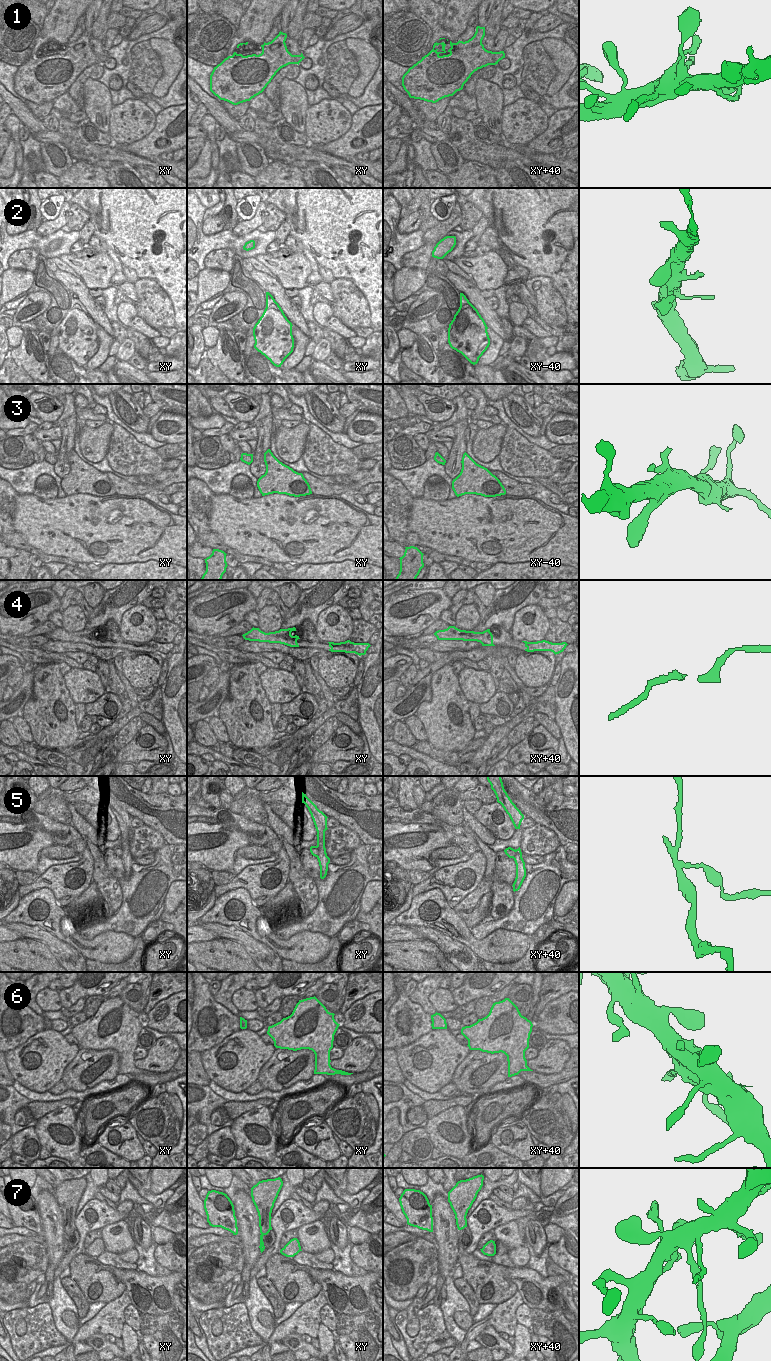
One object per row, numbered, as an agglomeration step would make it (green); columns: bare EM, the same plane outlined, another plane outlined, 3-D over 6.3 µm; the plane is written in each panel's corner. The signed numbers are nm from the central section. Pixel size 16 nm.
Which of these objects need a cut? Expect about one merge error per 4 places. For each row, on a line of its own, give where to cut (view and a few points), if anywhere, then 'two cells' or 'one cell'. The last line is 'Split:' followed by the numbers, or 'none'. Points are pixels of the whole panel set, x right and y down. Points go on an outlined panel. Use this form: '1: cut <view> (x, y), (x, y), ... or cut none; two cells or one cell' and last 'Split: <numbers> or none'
1: cut none; one cell
2: cut xy (267, 292), (272, 299), (271, 307), (276, 310); two cells
3: cut none; one cell
4: cut none; one cell
5: cut xy (317, 845), (317, 857); two cells
6: cut none; one cell
7: cut none; one cell
Split: 2, 5

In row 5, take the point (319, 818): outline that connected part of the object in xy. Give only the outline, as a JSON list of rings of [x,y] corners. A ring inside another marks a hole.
[[[302,792],[302,803],[308,808],[317,831],[317,846],[319,855],[317,857],[320,866],[320,878],[324,879],[327,875],[330,858],[327,856],[325,848],[325,831],[327,828],[327,816],[320,811],[317,806]]]

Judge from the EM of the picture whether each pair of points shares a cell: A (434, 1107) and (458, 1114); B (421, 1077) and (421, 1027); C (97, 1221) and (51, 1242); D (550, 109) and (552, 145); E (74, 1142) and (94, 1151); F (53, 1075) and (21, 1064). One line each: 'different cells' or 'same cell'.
A: different cells
B: different cells
C: different cells
D: different cells
E: different cells
F: same cell

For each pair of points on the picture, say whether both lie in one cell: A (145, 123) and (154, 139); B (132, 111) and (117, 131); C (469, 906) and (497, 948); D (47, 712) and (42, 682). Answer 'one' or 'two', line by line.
A: two
B: one
C: two
D: one

